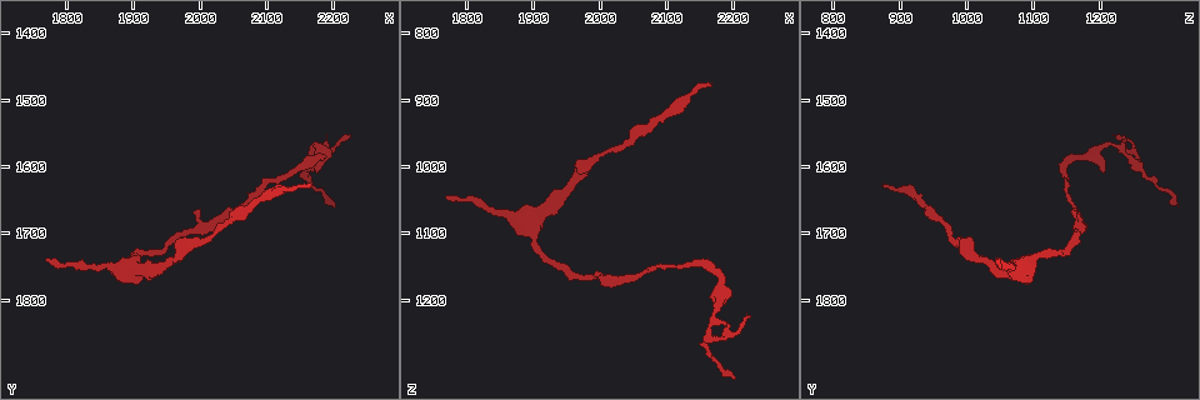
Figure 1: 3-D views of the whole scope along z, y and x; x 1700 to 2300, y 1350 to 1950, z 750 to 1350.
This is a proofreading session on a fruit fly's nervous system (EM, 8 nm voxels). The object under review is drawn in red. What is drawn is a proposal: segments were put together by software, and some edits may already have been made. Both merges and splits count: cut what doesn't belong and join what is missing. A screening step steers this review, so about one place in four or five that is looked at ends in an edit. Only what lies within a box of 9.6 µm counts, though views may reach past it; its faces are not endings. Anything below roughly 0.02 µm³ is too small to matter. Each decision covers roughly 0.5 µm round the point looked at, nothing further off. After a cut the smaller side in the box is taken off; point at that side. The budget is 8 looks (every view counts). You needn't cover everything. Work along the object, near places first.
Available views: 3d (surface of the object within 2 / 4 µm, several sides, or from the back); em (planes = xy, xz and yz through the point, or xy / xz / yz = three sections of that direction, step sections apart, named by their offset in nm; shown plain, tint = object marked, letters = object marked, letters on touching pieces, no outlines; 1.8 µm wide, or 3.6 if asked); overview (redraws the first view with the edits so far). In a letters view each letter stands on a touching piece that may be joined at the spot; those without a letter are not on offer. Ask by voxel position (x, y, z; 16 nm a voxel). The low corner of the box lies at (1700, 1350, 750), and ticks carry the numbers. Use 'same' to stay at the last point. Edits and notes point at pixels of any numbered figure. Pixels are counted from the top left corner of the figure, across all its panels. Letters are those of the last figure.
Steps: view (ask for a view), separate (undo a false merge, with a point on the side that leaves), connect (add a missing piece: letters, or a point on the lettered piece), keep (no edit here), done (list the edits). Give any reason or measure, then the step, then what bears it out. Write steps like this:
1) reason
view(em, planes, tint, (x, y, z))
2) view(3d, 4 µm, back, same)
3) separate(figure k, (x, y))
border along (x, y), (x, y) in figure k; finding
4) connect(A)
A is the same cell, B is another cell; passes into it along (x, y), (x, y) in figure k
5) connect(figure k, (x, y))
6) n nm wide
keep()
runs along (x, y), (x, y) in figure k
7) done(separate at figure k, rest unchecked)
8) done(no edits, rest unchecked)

a narrow waist
view(em, 3.6 µm, xy, step 16, letters, (2165, 1585, 1245))

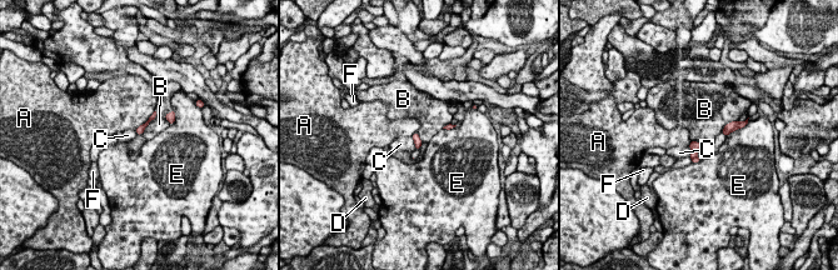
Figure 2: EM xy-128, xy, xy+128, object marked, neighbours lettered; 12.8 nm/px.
cut it another way
view(em, 3.6 µm, planes, letters, same)

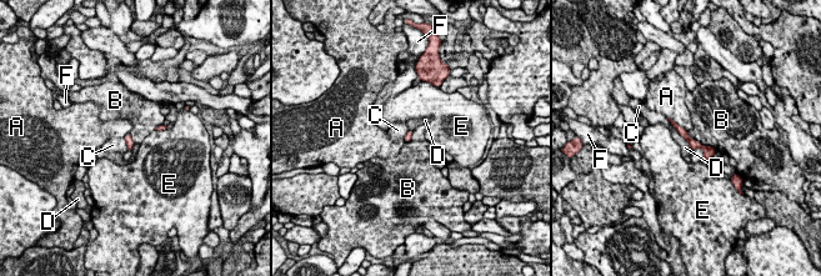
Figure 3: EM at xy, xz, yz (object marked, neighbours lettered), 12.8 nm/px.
90 nm wide
keep()
A, B, C, D, E and F are other cells; all the same neuron

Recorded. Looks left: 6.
arms part here
view(em, planes, plain, (1890, 1755, 1085))

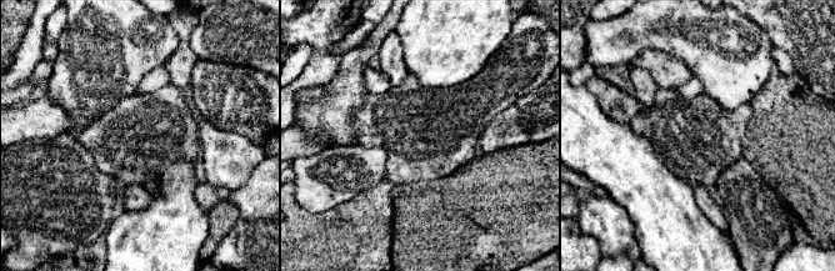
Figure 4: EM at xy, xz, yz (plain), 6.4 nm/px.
see the neighbours
view(em, planes, letters, same)

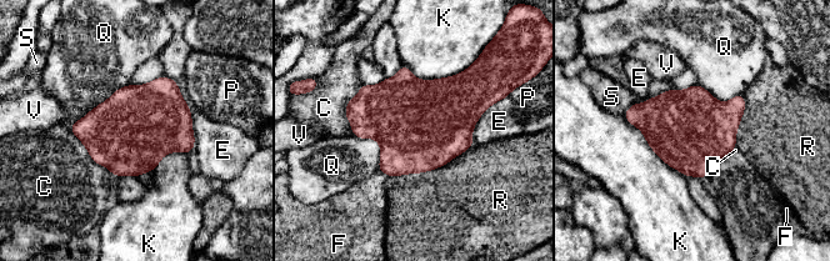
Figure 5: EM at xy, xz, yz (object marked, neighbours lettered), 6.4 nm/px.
keep()
C, E, F, K, P, Q, R, S and V are other cells; border along (131, 84), (118, 88), (69, 125) in figure 5; continuous, no second neuron

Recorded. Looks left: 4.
branch stops here
view(em, planes, letters, (1770, 1740, 1045))

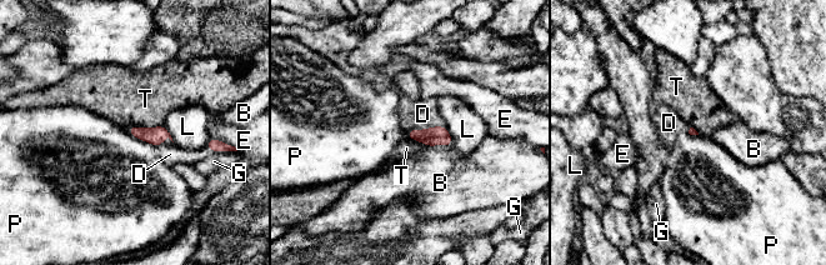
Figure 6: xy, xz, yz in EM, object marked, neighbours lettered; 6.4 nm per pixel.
connect(figure 6, (422, 114))
D is the same cell, B, E, G, L, P and T are other cells; passes into it along (437, 135), (426, 129), (422, 114) in figure 6; it goes on there

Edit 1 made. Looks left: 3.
done(connect at figure 6, rest unchecked)

